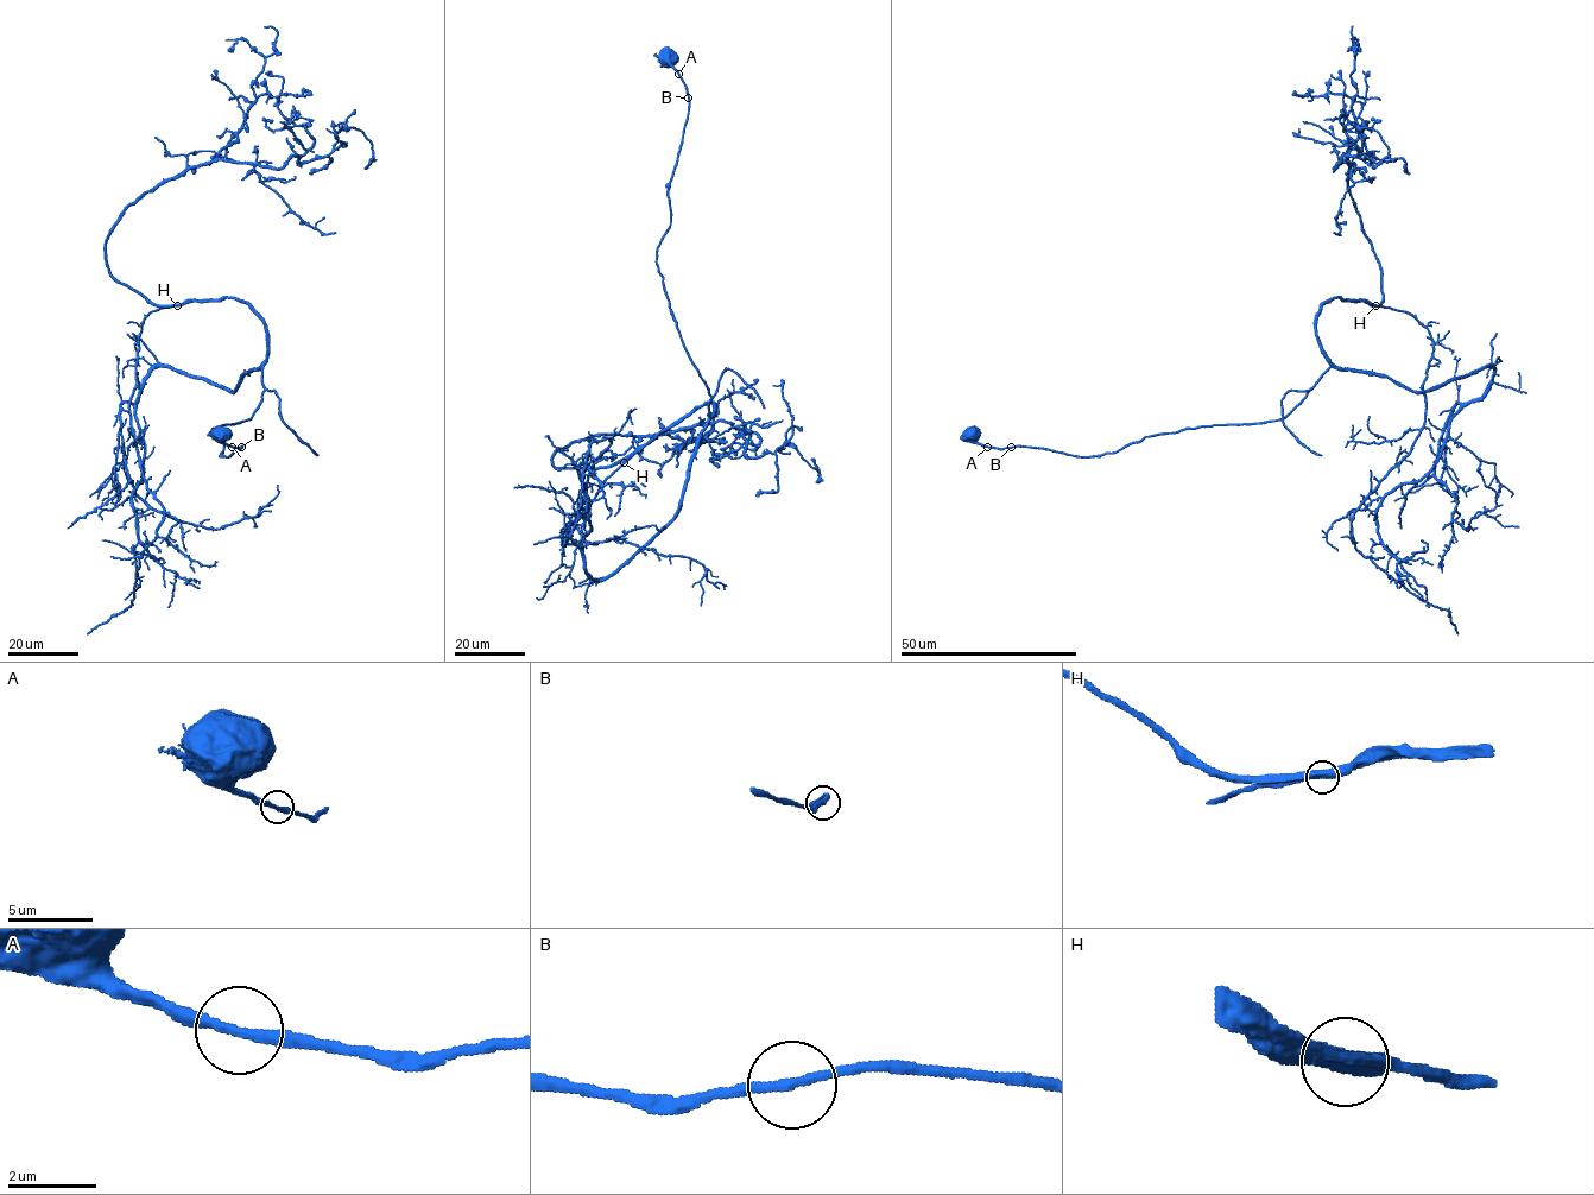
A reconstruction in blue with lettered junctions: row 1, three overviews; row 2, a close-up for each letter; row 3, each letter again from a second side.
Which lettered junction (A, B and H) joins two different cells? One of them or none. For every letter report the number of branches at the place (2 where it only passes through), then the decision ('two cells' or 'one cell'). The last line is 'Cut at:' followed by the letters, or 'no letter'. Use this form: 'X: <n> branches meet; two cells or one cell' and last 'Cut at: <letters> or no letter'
A: 2 branches meet; one cell
B: 2 branches meet; one cell
H: 2 branches meet; one cell
Cut at: no letter

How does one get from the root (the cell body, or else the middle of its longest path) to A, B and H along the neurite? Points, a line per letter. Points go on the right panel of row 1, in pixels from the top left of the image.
A: (969, 435), (969, 438), (987, 446)
B: (969, 435), (985, 446), (1011, 447)
H: (969, 435), (1093, 456), (1146, 436), (1278, 421), (1330, 365), (1321, 308), (1333, 297), (1376, 305)

